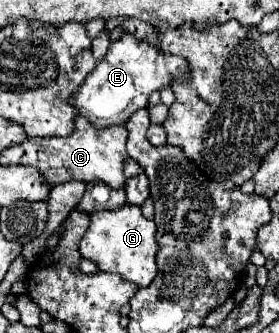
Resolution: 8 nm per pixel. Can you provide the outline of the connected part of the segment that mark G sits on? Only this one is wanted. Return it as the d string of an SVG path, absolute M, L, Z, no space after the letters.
M129 203L113 211L103 209L89 213L89 217L91 225L87 227L83 239L79 241L81 257L93 261L99 267L99 271L119 273L125 281L131 281L139 287L147 287L157 275L155 253L159 247L155 241L155 231L157 231L155 223L141 215L141 207Z

